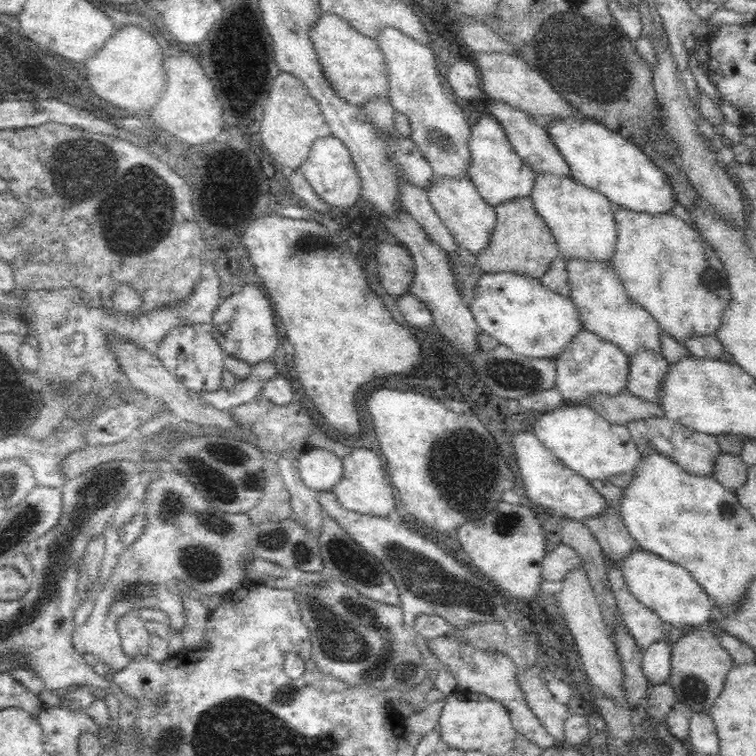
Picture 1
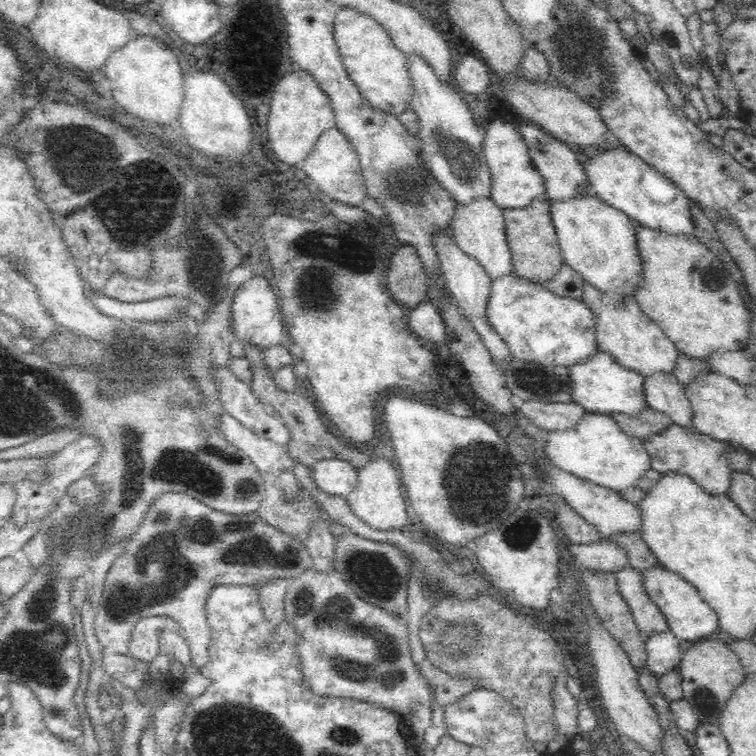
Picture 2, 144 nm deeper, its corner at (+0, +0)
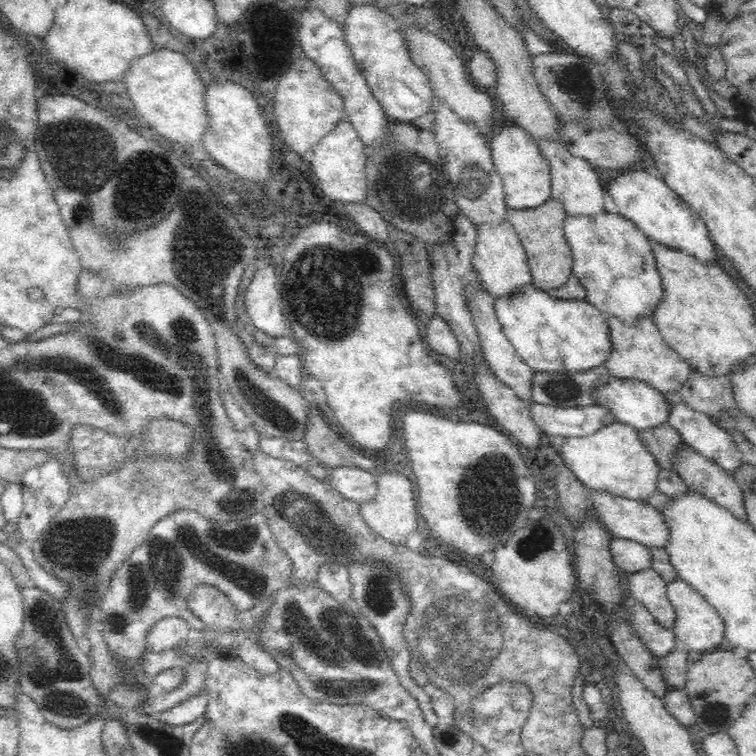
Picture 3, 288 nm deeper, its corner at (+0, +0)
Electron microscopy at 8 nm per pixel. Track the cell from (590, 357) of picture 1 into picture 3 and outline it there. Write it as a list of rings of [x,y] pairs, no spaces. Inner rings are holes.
[[[608,372],[606,382],[596,382],[592,386],[592,400],[594,400],[594,406],[602,406],[610,410],[610,414],[614,414],[616,420],[626,422],[628,426],[634,426],[634,428],[656,426],[664,422],[666,416],[670,414],[670,408],[664,402],[660,390],[656,390],[654,386],[650,386],[640,378],[634,378],[634,376],[622,378],[622,376],[614,376],[612,372]]]

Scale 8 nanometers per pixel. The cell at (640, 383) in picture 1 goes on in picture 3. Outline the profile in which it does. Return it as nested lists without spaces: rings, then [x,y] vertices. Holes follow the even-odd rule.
[[[660,390],[662,392],[662,398],[664,402],[668,404],[670,408],[670,414],[666,416],[666,420],[678,428],[680,436],[684,442],[688,442],[690,446],[694,446],[700,454],[708,456],[708,458],[714,458],[714,462],[718,462],[722,468],[734,472],[736,468],[740,468],[744,464],[744,452],[740,450],[740,446],[736,444],[734,436],[718,430],[712,422],[710,422],[710,416],[706,412],[700,412],[696,408],[690,408],[682,398],[680,398],[680,390]]]

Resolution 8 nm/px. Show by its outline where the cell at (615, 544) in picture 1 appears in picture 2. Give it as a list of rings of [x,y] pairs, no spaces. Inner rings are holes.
[[[626,530],[626,532],[614,532],[614,534],[606,534],[604,536],[604,542],[608,544],[614,544],[622,550],[626,550],[626,558],[628,558],[628,566],[630,568],[644,568],[644,566],[652,566],[656,564],[658,560],[654,558],[654,554],[648,550],[648,546],[642,542],[640,534],[634,532],[634,530]]]

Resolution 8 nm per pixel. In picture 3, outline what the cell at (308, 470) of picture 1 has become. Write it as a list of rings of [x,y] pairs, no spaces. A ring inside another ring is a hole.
[[[328,466],[328,476],[324,478],[332,490],[350,500],[370,500],[376,492],[374,476],[368,470],[356,466]]]

